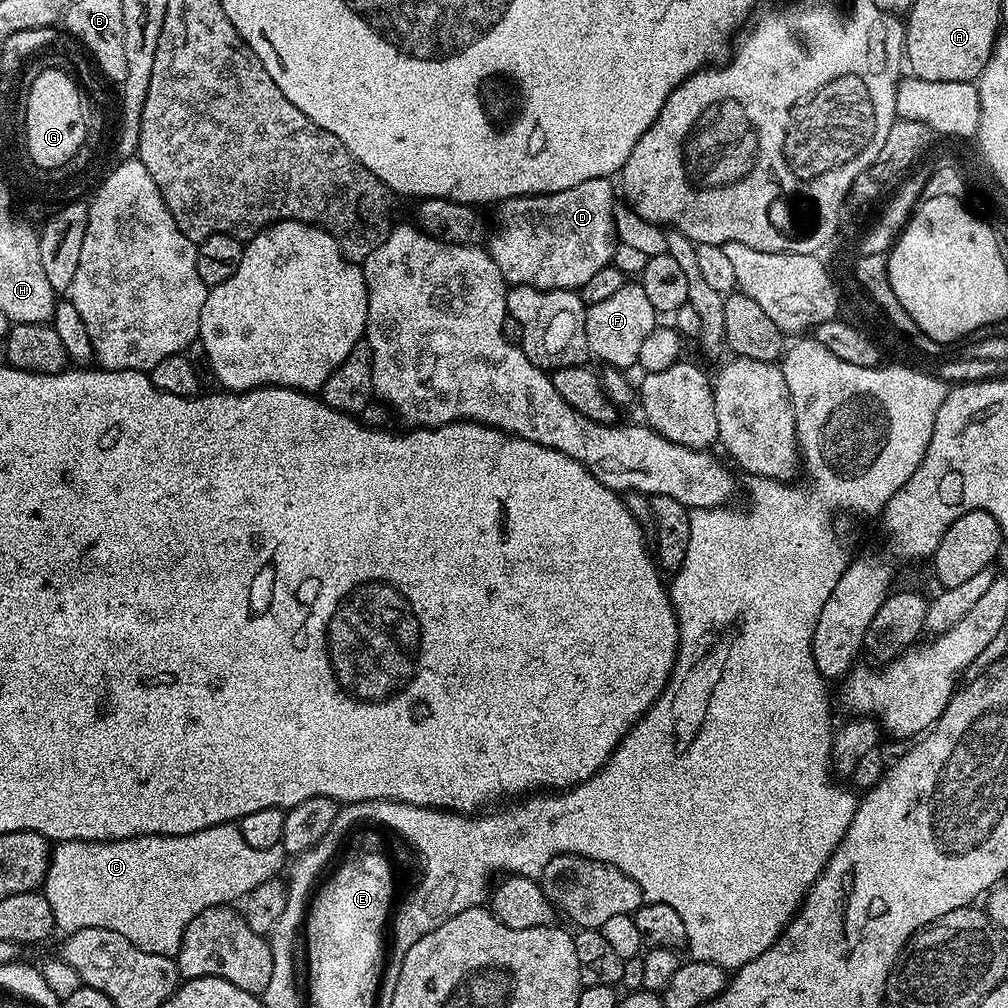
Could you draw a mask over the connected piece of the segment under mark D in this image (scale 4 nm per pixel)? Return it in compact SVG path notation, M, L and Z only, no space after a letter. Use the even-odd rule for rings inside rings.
M606 176L590 178L590 182L570 186L570 190L543 192L540 196L515 196L499 201L495 209L496 229L486 243L486 251L498 266L504 281L512 286L521 284L542 290L578 290L597 270L613 263L612 251L618 248L615 232L618 192L612 189L612 183Z

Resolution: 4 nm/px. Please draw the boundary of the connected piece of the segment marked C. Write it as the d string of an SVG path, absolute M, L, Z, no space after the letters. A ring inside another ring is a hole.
M229 822L181 836L131 836L125 840L66 840L51 849L48 873L42 885L46 902L54 910L54 922L61 933L78 930L114 930L126 942L150 954L175 958L182 946L186 926L207 908L219 908L243 901L254 886L277 879L284 868L283 847L254 850L242 838L239 827Z

